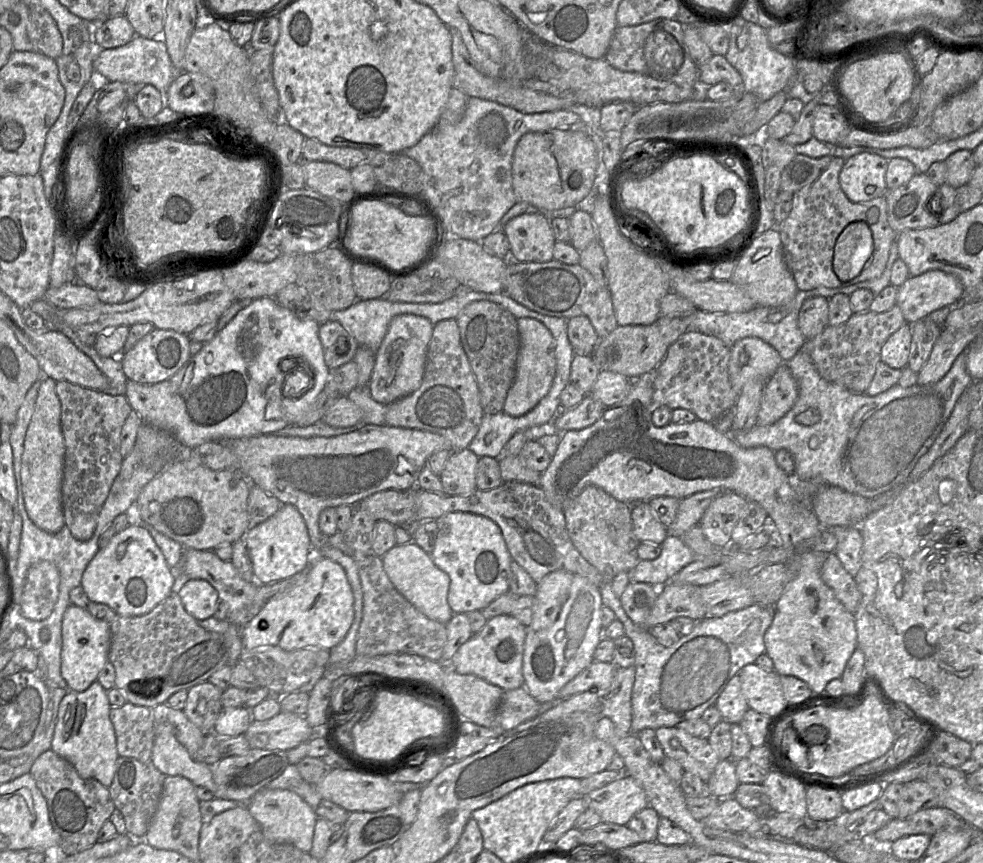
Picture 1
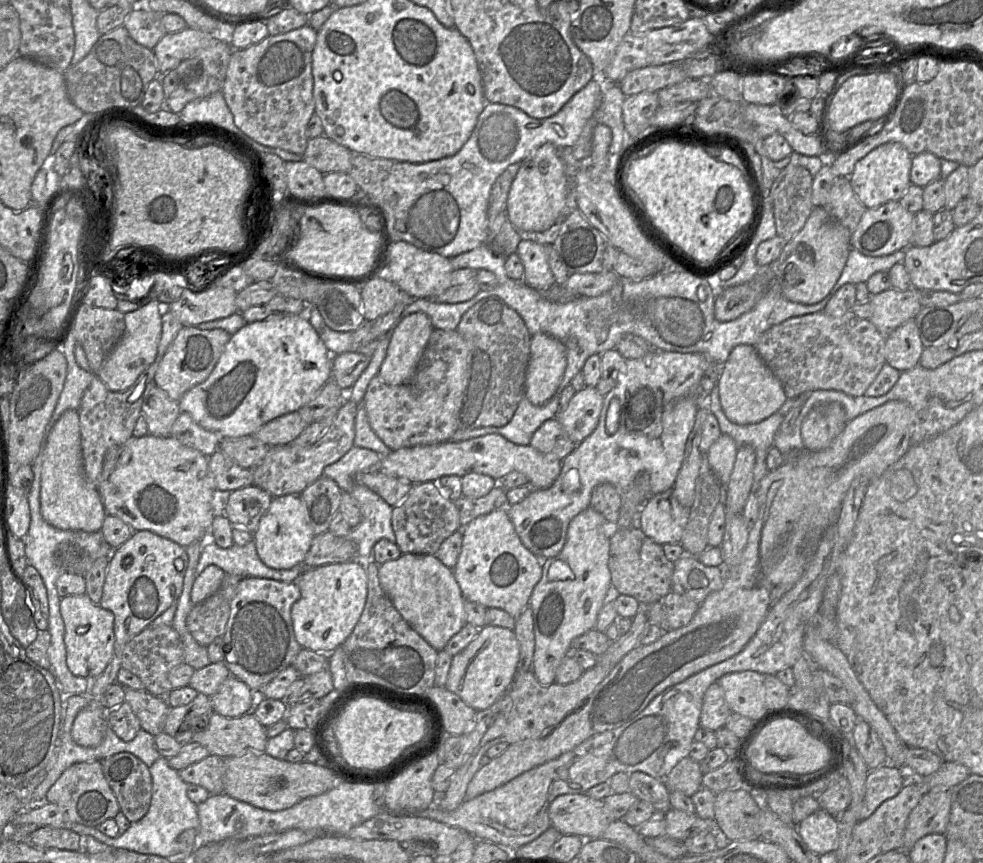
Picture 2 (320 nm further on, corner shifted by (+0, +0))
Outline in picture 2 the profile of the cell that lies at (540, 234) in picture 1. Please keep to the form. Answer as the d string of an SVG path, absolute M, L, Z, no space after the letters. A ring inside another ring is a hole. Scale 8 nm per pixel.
M521 240L518 243L516 253L524 267L522 280L524 283L536 290L549 289L556 284L544 246L532 240Z

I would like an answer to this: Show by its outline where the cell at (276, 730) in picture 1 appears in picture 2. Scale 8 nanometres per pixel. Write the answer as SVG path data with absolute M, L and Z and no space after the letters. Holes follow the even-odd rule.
M213 713L208 726L195 733L192 742L205 747L210 755L236 757L265 752L268 739L266 727L253 713L235 718Z

